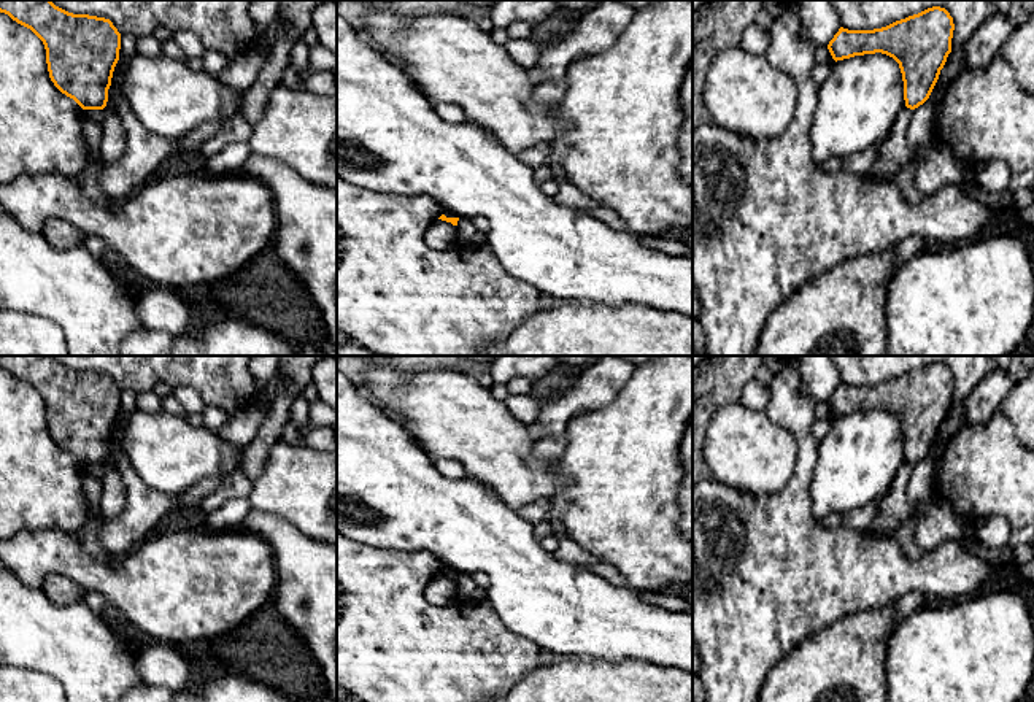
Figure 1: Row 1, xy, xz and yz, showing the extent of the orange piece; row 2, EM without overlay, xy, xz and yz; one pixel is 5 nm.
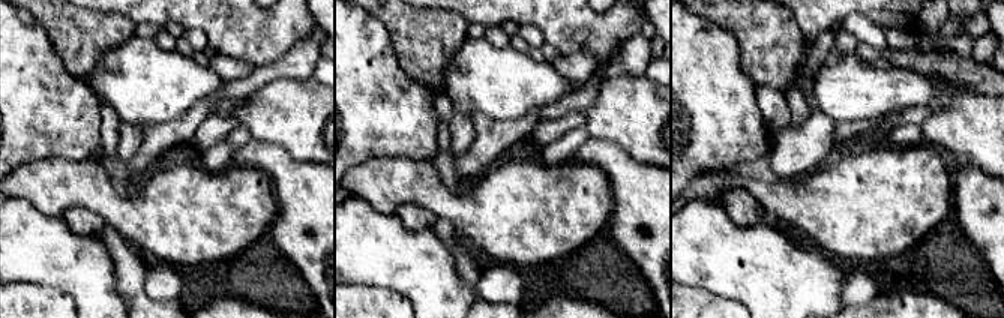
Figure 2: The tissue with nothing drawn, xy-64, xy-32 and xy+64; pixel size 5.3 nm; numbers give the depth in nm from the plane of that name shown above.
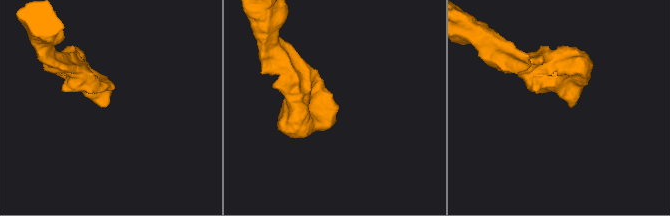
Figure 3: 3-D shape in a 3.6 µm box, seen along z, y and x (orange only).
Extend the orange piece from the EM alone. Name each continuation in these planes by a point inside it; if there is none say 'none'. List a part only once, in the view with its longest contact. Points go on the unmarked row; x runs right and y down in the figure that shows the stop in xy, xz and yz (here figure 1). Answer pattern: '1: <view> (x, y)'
none

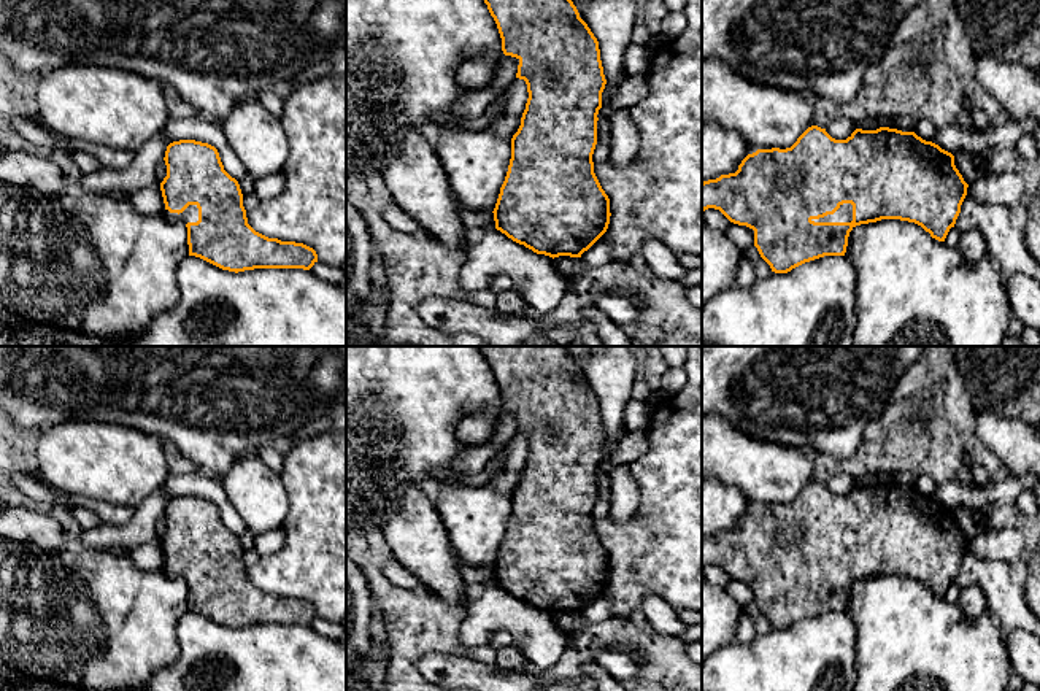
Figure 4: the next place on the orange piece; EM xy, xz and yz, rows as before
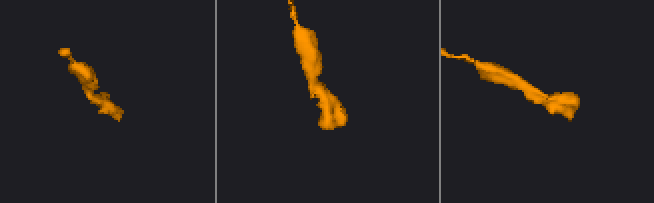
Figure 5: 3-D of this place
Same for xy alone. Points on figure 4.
1: xy (191, 569)

